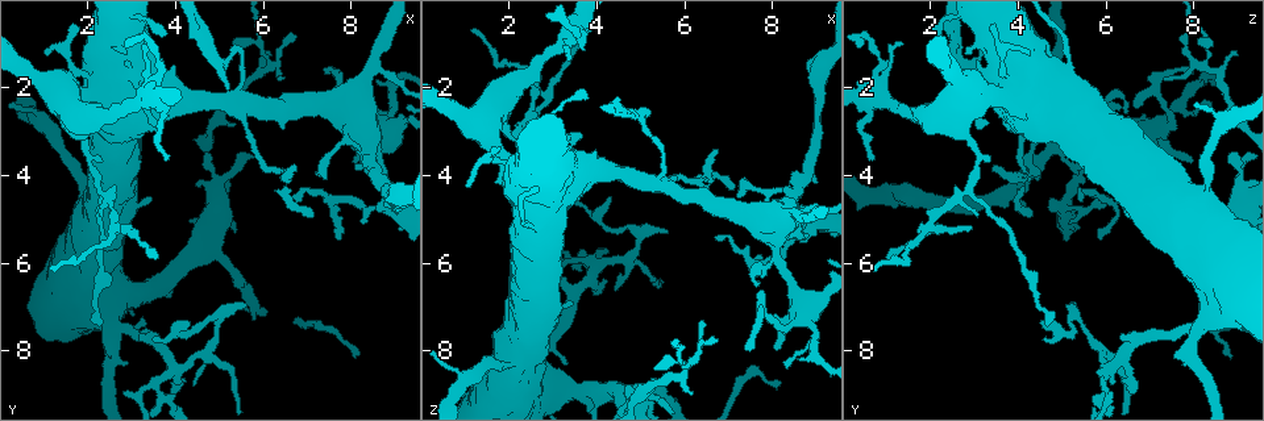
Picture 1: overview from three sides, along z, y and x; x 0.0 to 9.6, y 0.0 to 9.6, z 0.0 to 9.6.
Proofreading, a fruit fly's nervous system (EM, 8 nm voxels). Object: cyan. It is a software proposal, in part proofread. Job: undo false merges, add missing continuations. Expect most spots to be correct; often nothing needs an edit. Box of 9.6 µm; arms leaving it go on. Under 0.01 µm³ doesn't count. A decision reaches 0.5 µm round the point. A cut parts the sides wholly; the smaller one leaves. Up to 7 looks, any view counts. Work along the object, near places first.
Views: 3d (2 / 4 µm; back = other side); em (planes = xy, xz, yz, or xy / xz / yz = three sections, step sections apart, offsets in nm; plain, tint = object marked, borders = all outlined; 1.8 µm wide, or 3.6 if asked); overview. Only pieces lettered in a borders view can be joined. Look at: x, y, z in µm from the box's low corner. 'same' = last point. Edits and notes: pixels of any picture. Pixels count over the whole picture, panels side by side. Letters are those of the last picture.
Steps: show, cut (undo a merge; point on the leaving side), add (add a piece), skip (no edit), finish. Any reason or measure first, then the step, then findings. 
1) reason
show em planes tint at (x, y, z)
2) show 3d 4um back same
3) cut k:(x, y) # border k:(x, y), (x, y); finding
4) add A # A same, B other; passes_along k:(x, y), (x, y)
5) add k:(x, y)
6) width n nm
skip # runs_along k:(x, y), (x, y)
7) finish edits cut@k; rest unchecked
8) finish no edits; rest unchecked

tapers out
show 3d 2um at (5.40, 2.90, 8.70)

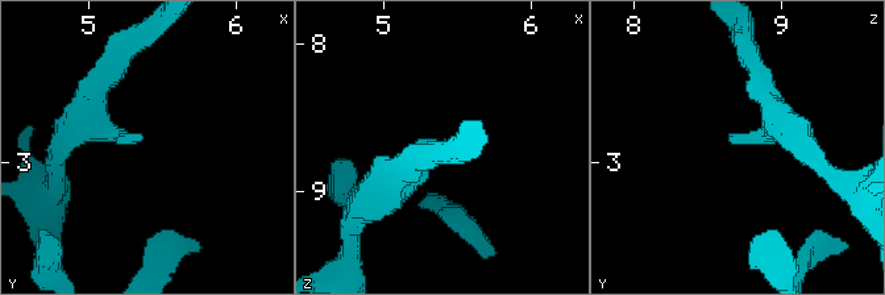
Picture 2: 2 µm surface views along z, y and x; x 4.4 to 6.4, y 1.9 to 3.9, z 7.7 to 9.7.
show em xy step 8 tint at (5.36, 2.86, 8.66)

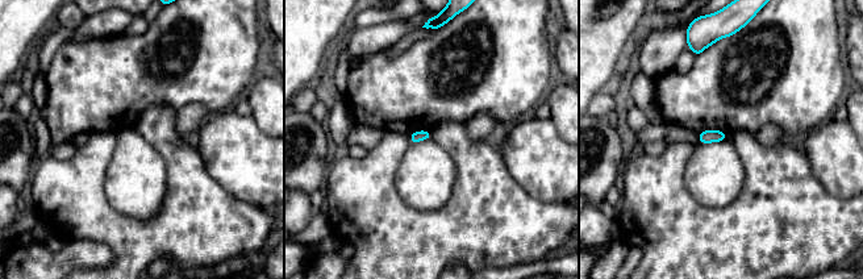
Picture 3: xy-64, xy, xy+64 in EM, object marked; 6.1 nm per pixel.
show em planes borders same

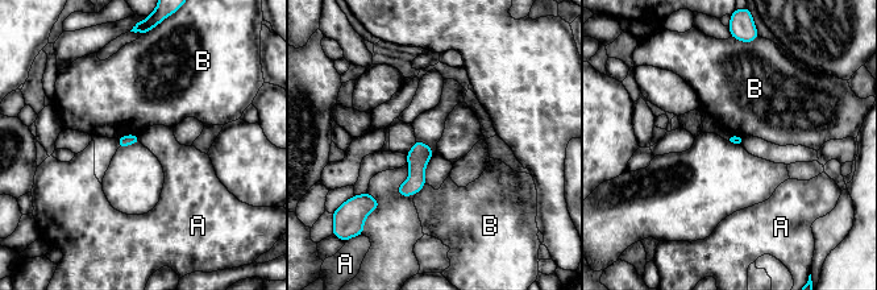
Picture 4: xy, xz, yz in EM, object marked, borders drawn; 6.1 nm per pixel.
skip # A other, B other; none of them fits

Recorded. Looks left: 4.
narrows sharply
show 3d 2um back at (6.45, 4.30, 4.00)

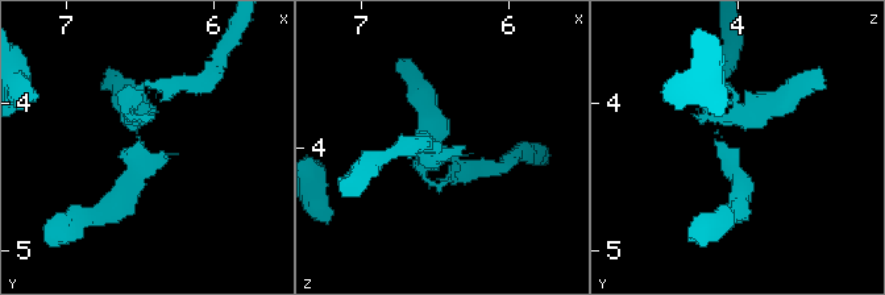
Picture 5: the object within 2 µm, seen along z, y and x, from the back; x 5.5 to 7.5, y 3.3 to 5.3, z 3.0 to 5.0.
show em planes tint at (6.52, 4.26, 4.06)

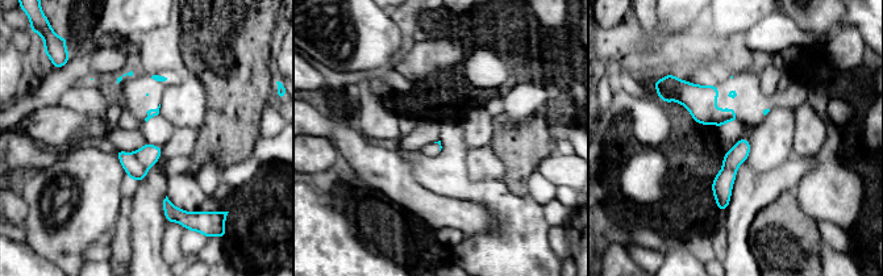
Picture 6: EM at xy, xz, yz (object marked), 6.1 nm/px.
see the neighbours
show em planes borders same

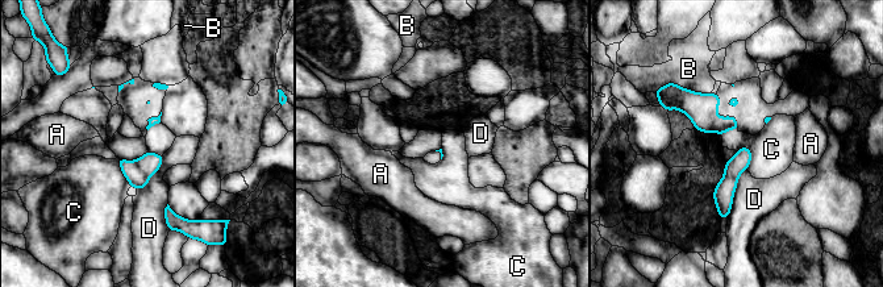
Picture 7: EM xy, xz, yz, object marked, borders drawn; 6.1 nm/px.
skip # A other, B other, C other, D other; runs_along 7:(746, 150), (731, 174), (721, 213); one cell here

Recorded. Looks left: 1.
finish no edits; rest unchecked

